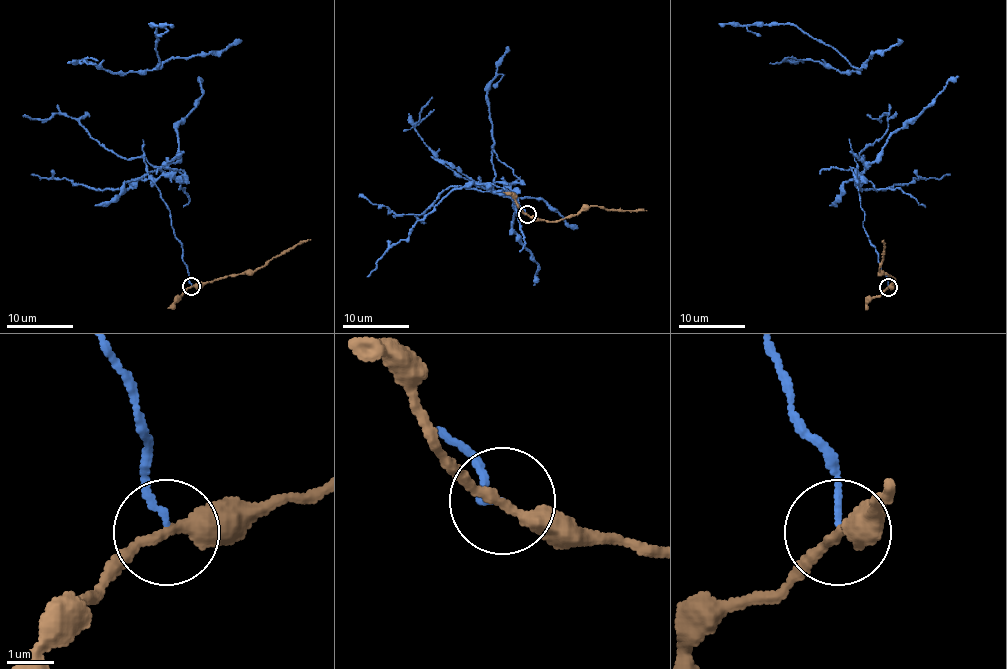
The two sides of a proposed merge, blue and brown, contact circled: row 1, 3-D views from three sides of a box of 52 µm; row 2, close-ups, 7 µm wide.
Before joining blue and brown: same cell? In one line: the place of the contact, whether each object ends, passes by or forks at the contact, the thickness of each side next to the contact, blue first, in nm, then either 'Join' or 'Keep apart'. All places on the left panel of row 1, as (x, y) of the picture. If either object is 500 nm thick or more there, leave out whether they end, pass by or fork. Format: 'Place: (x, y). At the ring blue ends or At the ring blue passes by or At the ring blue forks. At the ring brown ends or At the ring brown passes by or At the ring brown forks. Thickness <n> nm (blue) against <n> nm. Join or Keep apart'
Place: (191, 286). At the ring blue ends. At the ring brown passes by. Thickness 120 nm (blue) against 280 nm. Keep apart

